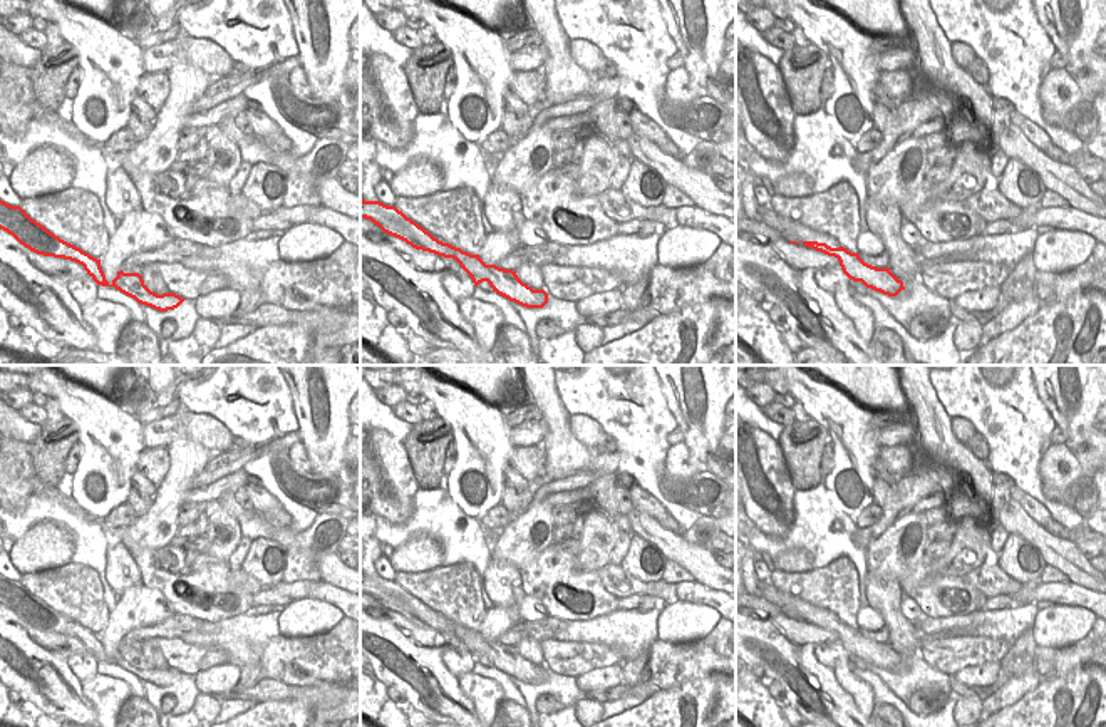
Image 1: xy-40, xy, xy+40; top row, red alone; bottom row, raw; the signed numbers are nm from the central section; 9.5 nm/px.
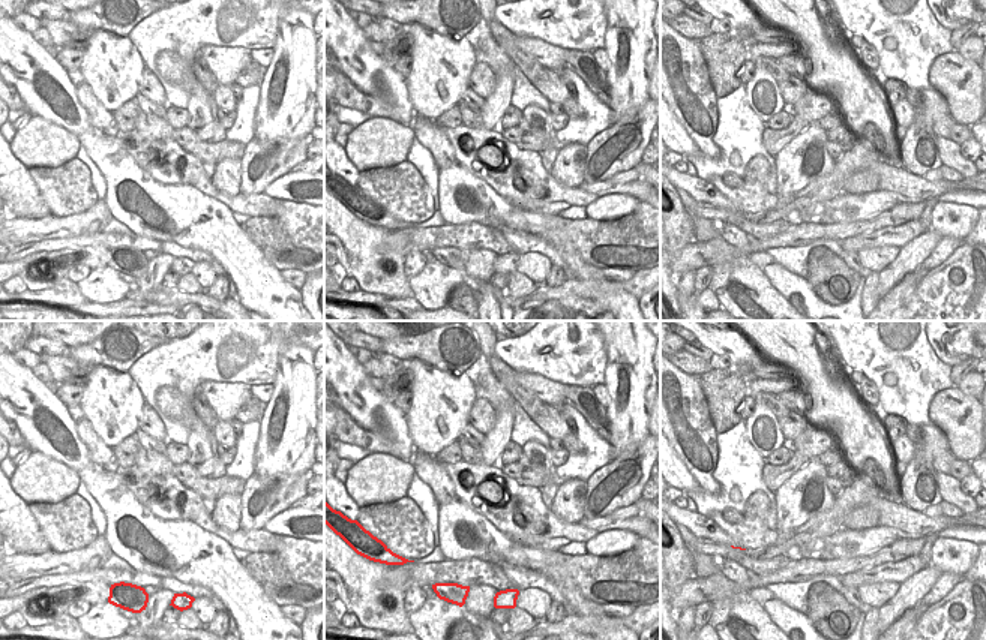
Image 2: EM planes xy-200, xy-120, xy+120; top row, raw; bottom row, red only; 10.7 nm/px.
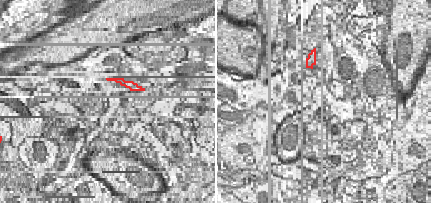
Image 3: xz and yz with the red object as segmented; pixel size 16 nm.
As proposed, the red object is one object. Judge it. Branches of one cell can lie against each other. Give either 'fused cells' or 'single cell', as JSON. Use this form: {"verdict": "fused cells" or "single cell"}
{"verdict": "fused cells"}

